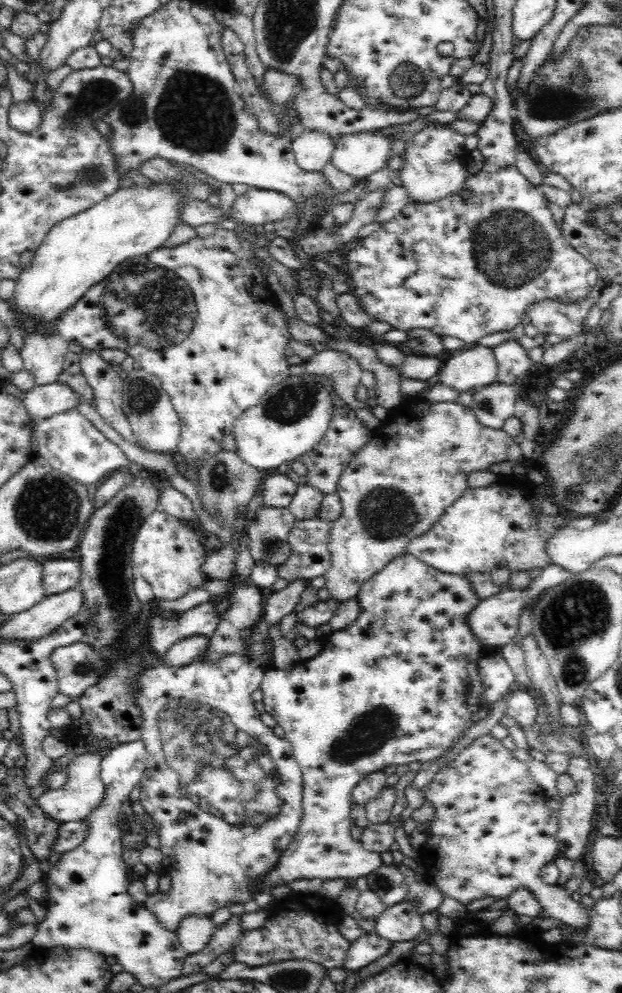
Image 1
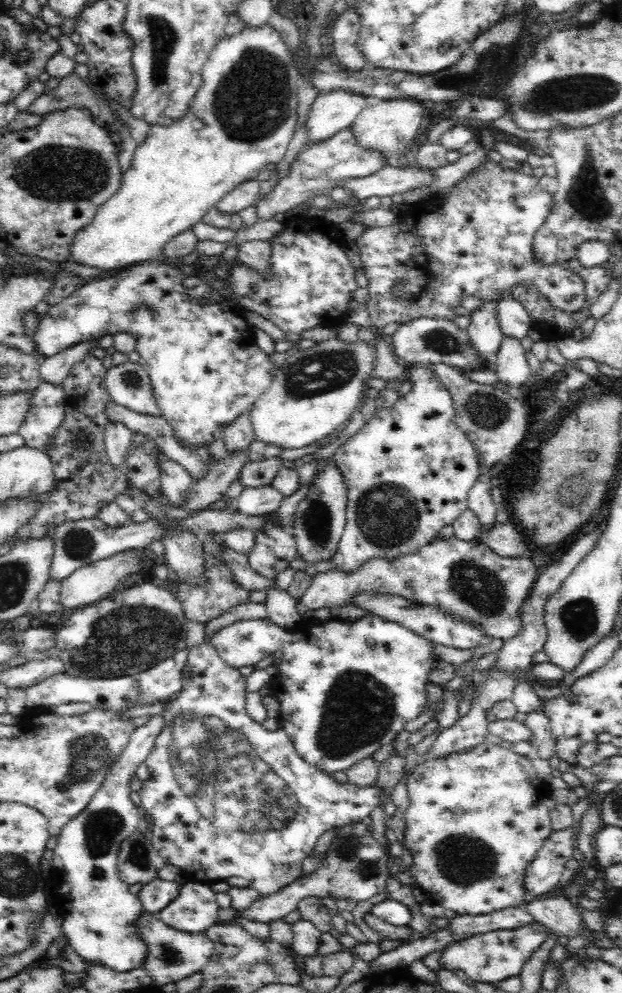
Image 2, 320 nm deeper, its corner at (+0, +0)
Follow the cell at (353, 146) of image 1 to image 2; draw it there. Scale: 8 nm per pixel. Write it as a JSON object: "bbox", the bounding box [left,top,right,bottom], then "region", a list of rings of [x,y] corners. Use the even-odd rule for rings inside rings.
{"bbox":[351,98,427,167],"region":[[[412,98],[371,101],[356,117],[351,130],[354,131],[354,137],[362,148],[373,148],[381,152],[388,165],[398,167],[400,164],[398,158],[404,154],[406,146],[412,141],[425,116],[427,113],[426,108],[422,106],[422,101]]]}

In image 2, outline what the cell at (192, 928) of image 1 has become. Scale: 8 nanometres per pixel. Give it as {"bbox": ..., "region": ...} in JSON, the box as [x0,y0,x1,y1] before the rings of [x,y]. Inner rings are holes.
{"bbox":[157,880,218,933],"region":[[[188,880],[157,916],[164,924],[184,932],[203,933],[206,926],[218,922],[218,908],[209,884]]]}

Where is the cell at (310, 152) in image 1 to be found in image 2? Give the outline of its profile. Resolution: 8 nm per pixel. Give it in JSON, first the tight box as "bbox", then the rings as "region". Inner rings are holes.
{"bbox":[307,90,368,143],"region":[[[347,90],[320,92],[307,116],[308,143],[327,140],[338,130],[352,126],[368,102],[366,96]]]}

